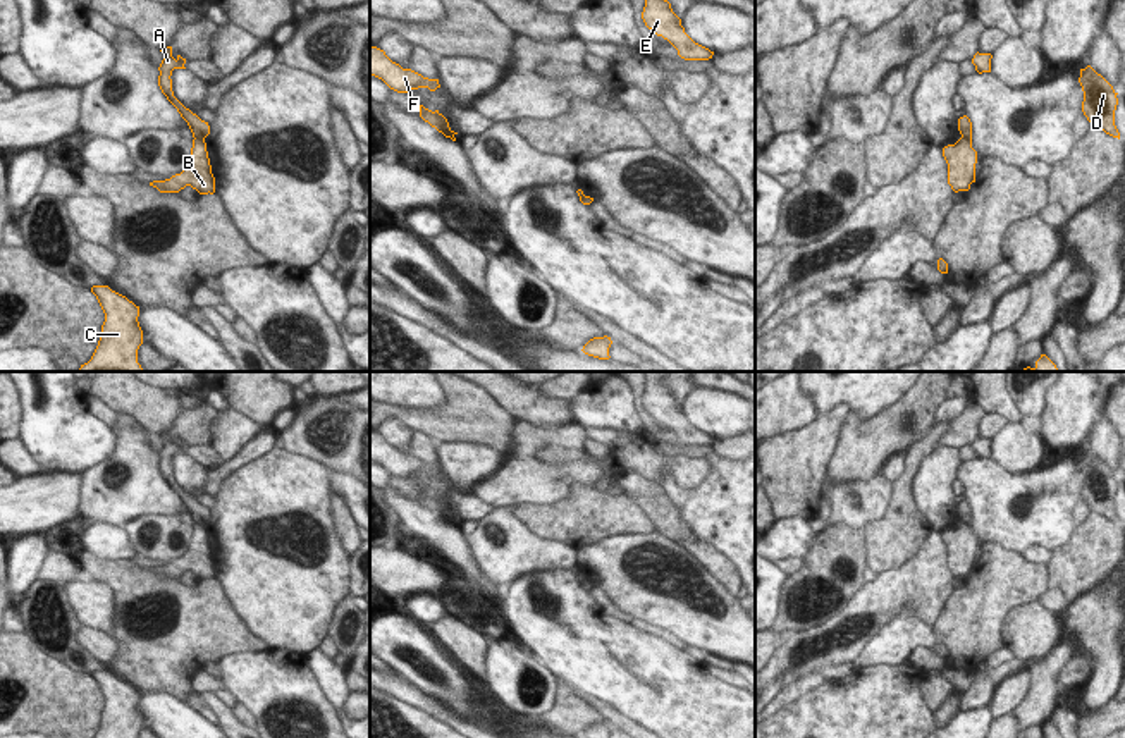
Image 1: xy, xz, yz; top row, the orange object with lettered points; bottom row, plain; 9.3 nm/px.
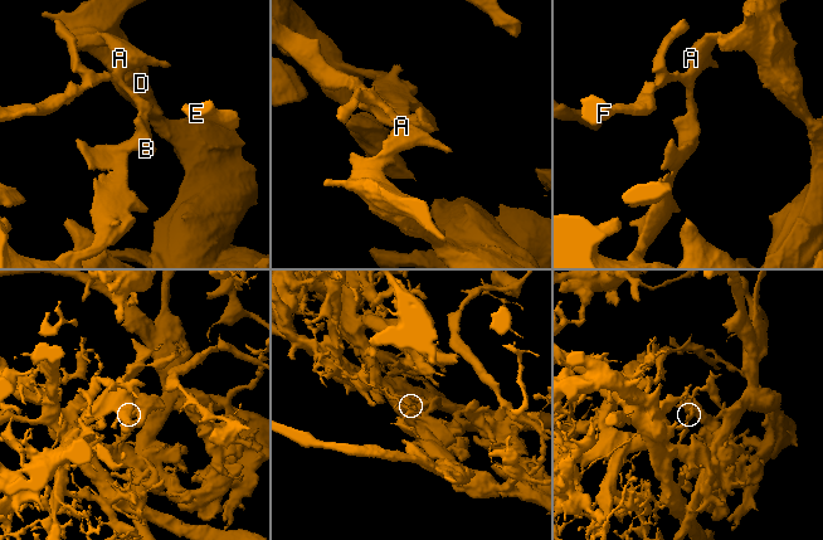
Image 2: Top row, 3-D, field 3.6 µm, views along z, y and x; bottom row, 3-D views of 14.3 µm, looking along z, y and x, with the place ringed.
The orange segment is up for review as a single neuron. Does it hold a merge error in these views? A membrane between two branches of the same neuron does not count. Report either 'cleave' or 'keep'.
cleave

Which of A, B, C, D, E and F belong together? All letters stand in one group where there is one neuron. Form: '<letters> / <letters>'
A D / B C E F

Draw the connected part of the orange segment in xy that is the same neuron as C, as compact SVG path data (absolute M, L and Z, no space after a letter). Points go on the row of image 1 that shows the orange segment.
M93 286L91 292L105 313L105 322L91 360L79 372L143 372L138 363L143 344L139 306L108 286Z

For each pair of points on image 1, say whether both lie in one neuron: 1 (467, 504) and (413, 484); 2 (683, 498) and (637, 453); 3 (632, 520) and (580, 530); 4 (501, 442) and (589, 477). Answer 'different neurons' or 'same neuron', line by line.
1: same neuron
2: different neurons
3: same neuron
4: different neurons

